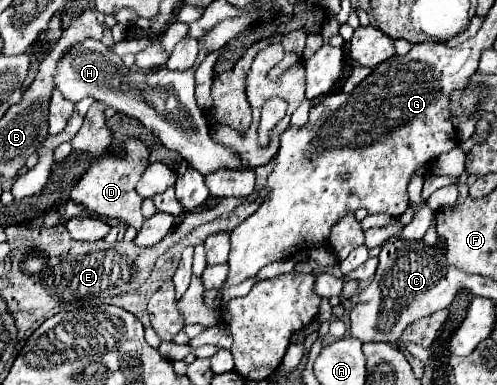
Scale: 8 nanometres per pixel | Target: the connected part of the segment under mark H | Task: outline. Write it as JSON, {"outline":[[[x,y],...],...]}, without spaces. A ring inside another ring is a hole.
{"outline":[[[84,39],[62,55],[54,73],[54,83],[56,89],[74,103],[84,97],[94,97],[118,113],[138,119],[160,139],[164,147],[178,151],[202,175],[208,175],[220,167],[242,167],[234,151],[214,143],[208,135],[208,123],[194,99],[194,69],[182,73],[170,69],[152,69],[148,73],[134,71],[128,69],[122,59],[100,41]]]}

